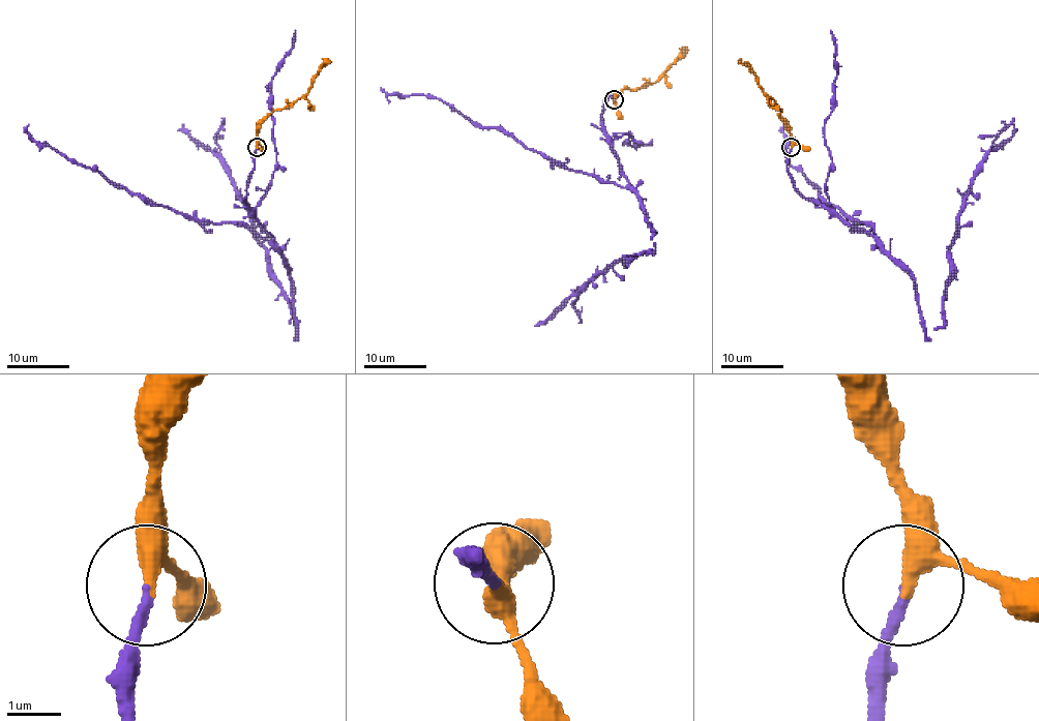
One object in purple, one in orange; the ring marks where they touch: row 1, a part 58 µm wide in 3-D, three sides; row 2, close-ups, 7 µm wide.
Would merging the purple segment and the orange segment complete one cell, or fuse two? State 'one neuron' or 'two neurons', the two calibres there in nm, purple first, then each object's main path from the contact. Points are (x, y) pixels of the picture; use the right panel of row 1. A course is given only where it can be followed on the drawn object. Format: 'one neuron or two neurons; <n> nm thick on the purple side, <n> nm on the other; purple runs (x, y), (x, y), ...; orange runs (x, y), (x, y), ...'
one neuron; 160 nm thick on the purple side, 300 nm on the other; purple runs (792, 146), (793, 185), (865, 230), (914, 281), (926, 330), (944, 325), (963, 194), (1012, 124); orange runs (792, 146), (790, 127), (780, 118), (775, 102), (763, 91), (759, 78), (738, 60)

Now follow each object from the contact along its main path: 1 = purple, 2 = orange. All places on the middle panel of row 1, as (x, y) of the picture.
1: (613, 100), (612, 95), (605, 101), (602, 125), (649, 222), (655, 249), (621, 259), (547, 321), (539, 321)
2: (613, 100), (624, 89), (652, 84), (683, 47)

